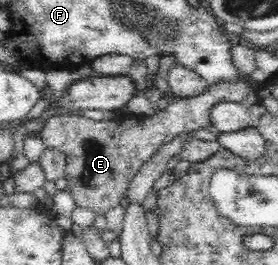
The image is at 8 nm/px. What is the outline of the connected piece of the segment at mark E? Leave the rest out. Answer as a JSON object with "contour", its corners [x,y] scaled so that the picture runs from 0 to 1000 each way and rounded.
{"contour":[[[906,298],[784,309],[705,366],[612,377],[594,411],[558,419],[554,434],[504,457],[478,445],[327,457],[259,419],[209,419],[151,475],[140,509],[165,558],[201,558],[237,577],[237,713],[273,781],[374,811],[403,781],[432,774],[428,751],[460,713],[468,675],[583,547],[655,502],[755,479],[763,404],[799,381],[871,389],[899,351],[921,347],[921,332]]]}

